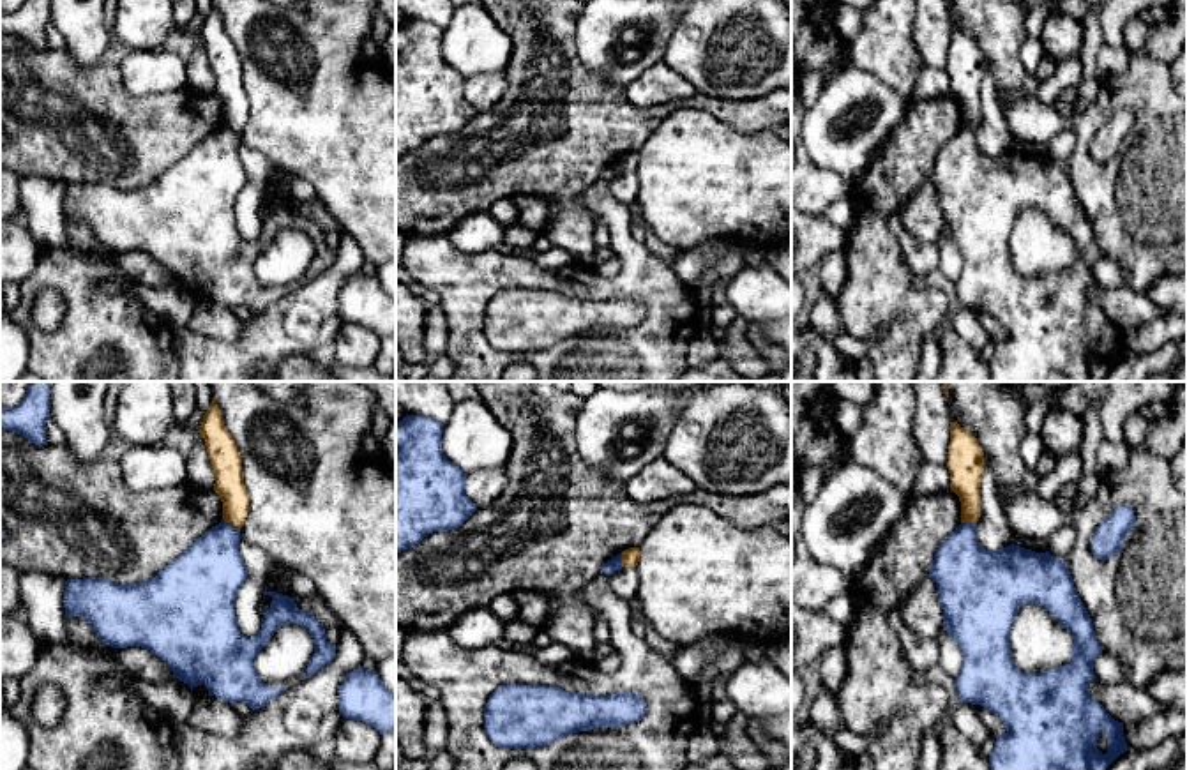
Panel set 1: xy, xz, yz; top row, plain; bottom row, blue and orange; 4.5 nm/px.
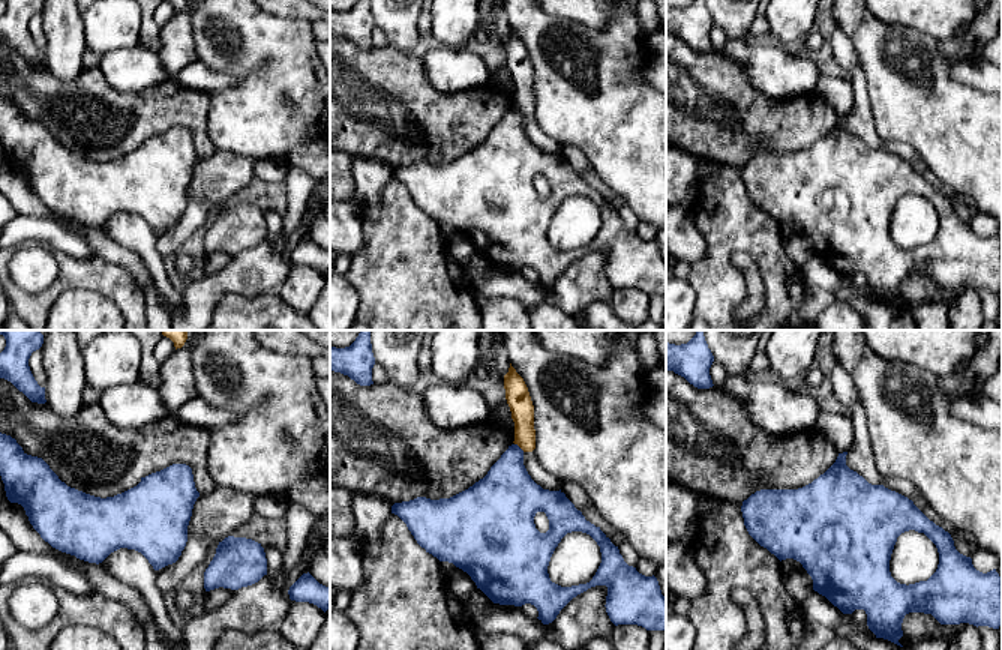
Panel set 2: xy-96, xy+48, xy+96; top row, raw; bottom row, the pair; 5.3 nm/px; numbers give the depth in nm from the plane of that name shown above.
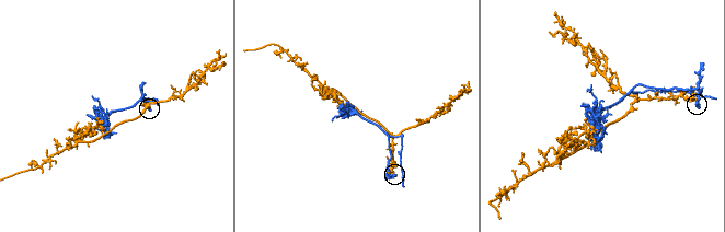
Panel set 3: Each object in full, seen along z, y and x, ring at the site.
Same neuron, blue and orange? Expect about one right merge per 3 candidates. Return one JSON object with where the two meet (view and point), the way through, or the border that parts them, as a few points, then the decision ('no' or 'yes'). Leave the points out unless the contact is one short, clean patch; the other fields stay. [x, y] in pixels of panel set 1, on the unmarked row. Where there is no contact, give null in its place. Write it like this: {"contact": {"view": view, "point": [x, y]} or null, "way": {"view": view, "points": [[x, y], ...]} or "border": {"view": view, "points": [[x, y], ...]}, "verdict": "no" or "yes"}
{"contact": {"view": "xy", "point": [230, 129]}, "verdict": "no"}

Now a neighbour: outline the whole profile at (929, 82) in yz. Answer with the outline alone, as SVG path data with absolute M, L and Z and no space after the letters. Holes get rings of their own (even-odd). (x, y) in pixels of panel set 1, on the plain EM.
M922 65L913 85L913 99L933 99L950 94L950 78L943 69Z

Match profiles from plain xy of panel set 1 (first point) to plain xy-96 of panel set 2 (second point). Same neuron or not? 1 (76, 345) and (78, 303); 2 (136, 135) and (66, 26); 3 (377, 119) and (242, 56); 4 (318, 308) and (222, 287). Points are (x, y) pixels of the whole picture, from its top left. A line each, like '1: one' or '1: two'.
1: two
2: two
3: one
4: one

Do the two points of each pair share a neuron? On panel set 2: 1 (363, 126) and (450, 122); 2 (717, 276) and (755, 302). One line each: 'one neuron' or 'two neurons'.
1: one neuron
2: two neurons

